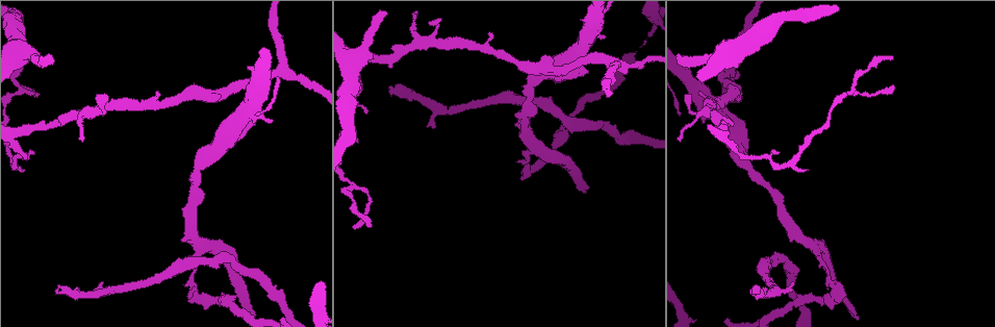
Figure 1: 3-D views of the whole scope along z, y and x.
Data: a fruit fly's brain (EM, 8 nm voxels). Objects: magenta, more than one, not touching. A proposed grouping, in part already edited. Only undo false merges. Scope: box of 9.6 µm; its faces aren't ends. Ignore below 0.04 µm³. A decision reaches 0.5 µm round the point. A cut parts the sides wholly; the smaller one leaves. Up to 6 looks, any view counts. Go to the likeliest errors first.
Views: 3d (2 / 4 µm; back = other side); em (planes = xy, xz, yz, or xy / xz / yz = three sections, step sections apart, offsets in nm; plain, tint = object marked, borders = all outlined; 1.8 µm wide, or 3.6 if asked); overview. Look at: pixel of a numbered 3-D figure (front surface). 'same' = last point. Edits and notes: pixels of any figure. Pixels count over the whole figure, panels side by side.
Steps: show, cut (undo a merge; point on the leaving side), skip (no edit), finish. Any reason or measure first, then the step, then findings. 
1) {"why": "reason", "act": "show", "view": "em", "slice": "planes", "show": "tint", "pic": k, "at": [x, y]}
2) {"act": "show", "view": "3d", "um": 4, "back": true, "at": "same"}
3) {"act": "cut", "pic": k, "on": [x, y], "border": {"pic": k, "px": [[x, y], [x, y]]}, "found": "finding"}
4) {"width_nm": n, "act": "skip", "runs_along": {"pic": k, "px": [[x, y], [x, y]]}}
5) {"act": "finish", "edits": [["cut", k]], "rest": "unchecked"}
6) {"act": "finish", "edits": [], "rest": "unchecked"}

{"why": "sharp bend", "act": "show", "view": "3d", "um": 2, "pic": 1, "at": [18, 132]}

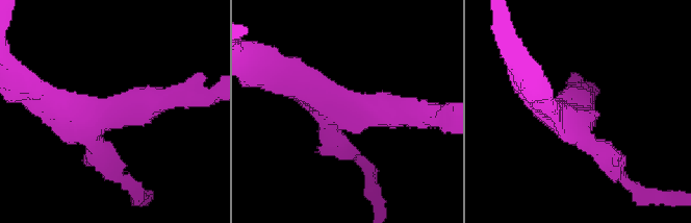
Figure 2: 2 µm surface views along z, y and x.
{"why": "need the tissue", "act": "show", "view": "em", "slice": "yz", "step": 4, "show": "tint", "pic": 2, "at": [110, 111]}

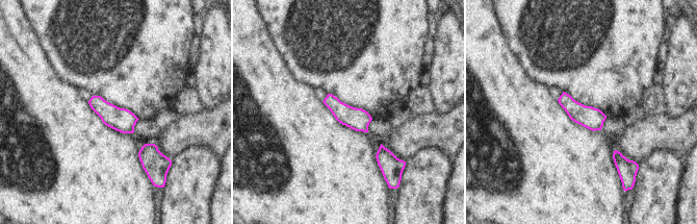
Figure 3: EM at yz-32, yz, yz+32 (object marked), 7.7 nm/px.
{"why": "cut it another way", "act": "show", "view": "em", "slice": "planes", "show": "tint", "at": "same"}

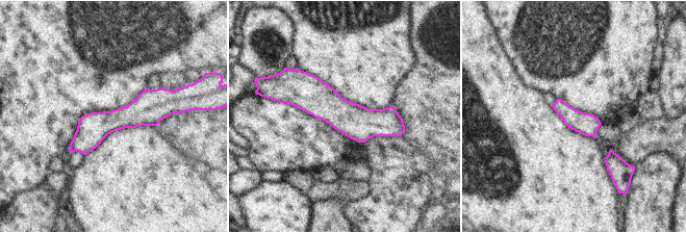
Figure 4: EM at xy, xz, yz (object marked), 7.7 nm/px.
{"act": "skip", "runs_along": {"pic": 4, "px": [[286, 95], [402, 128]]}, "found": "all the same neuron"}

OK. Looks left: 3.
{"act": "show", "view": "3d", "um": 4, "pic": 1, "at": [198, 243]}

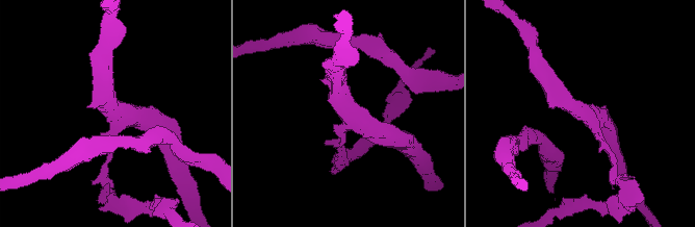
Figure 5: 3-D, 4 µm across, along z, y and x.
{"act": "show", "view": "em", "slice": "planes", "show": "plain", "pic": 5, "at": [119, 114]}

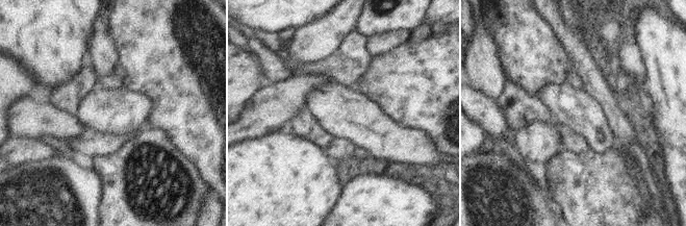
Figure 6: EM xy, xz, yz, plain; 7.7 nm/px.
{"why": "with the object marked", "act": "show", "view": "em", "slice": "planes", "show": "tint", "at": "same"}

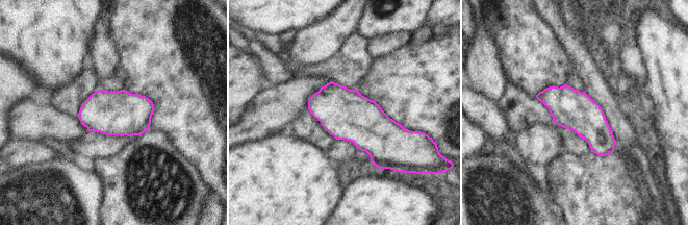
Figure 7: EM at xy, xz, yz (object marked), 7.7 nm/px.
{"act": "skip", "found": "all the same neuron"}

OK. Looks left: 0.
{"act": "finish", "edits": [], "rest": "unchecked"}

